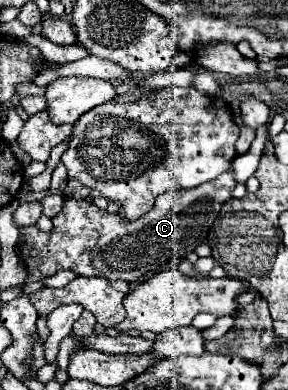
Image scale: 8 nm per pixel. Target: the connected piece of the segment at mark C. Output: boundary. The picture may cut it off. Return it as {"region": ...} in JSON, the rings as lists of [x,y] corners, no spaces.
{"region":[[[228,168],[210,184],[200,184],[190,190],[164,192],[158,196],[154,208],[134,222],[122,222],[118,216],[110,216],[110,212],[100,210],[88,200],[66,198],[60,214],[52,218],[54,234],[42,234],[35,229],[36,225],[20,230],[18,250],[28,270],[28,282],[40,280],[42,276],[54,276],[60,270],[72,270],[78,276],[100,276],[132,284],[184,260],[206,240],[222,204],[232,198],[236,188],[234,176],[234,170]]]}

